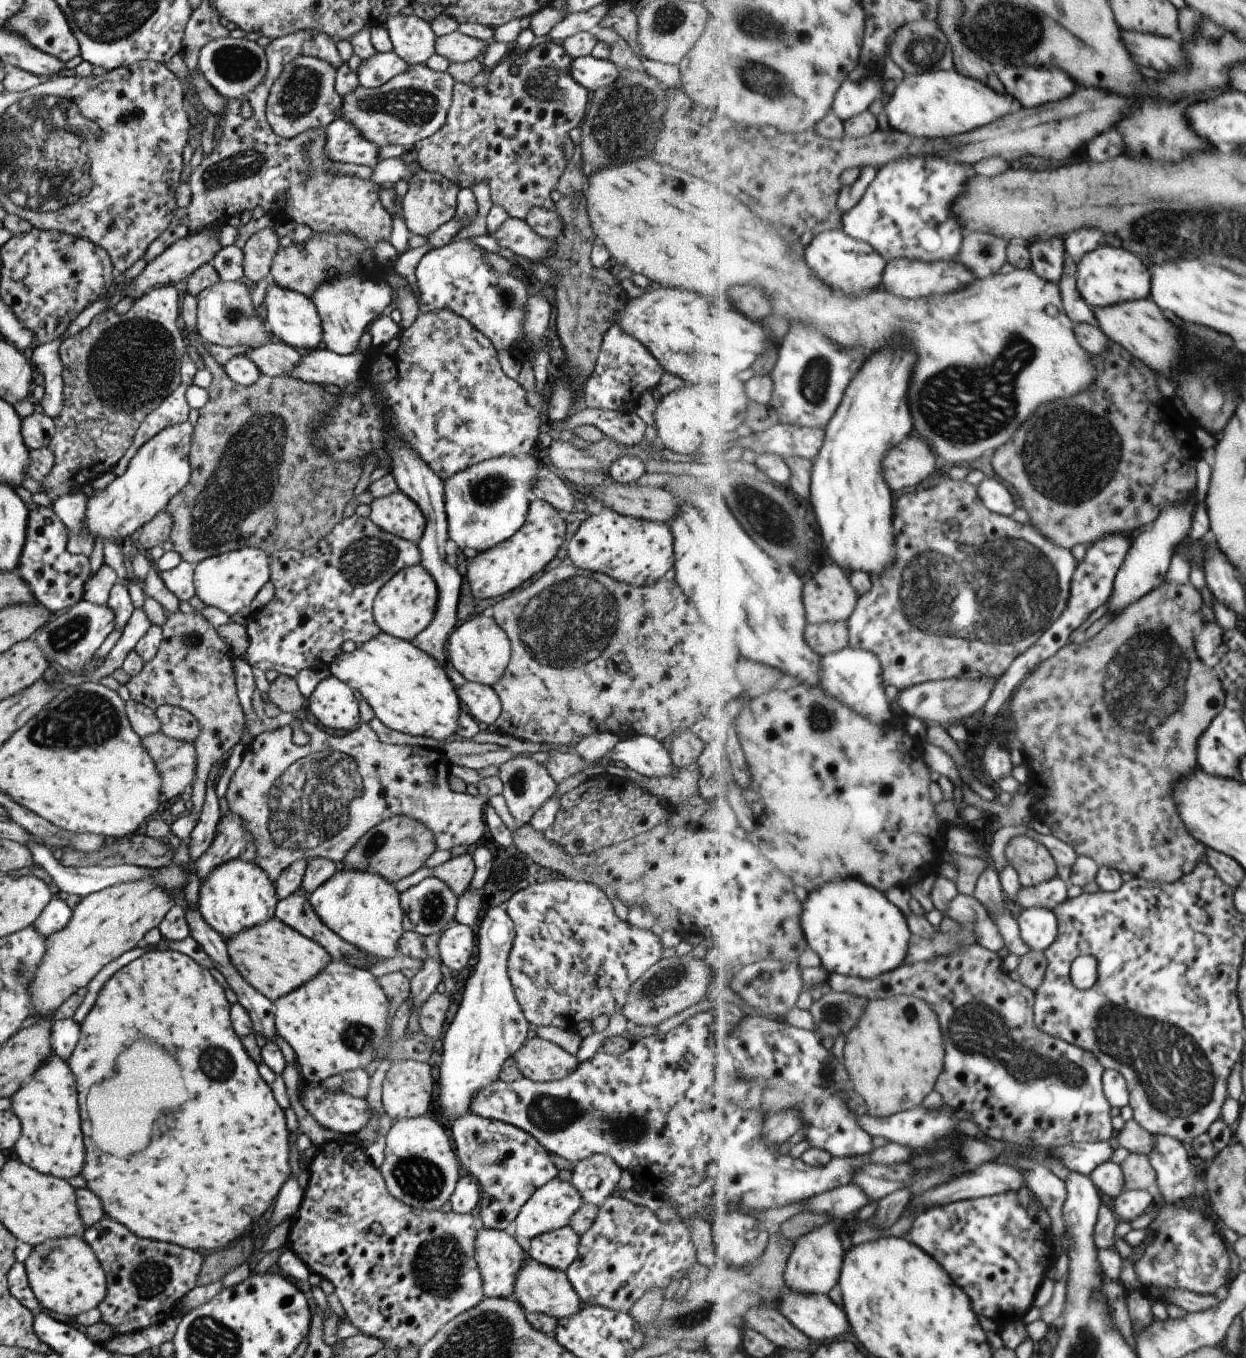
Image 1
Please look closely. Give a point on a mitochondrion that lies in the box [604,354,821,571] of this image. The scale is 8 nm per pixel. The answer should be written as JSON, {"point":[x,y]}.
{"point":[769,520]}

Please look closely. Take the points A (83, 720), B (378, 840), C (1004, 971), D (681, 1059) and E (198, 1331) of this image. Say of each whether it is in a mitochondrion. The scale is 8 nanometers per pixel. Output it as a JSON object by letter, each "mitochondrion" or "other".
{"A":"mitochondrion","B":"mitochondrion","C":"other","D":"other","E":"mitochondrion"}

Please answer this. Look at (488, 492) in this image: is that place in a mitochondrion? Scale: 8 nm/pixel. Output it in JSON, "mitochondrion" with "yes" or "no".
{"mitochondrion":"yes"}

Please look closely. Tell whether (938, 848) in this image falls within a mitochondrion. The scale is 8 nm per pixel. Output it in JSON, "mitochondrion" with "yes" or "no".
{"mitochondrion":"no"}

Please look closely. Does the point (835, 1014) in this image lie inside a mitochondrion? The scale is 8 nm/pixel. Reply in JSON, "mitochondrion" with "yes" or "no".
{"mitochondrion":"yes"}

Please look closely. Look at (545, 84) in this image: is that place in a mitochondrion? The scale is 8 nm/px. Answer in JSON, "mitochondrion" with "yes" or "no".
{"mitochondrion":"yes"}

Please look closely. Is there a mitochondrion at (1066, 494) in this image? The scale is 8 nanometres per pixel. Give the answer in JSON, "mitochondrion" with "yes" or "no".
{"mitochondrion":"yes"}

